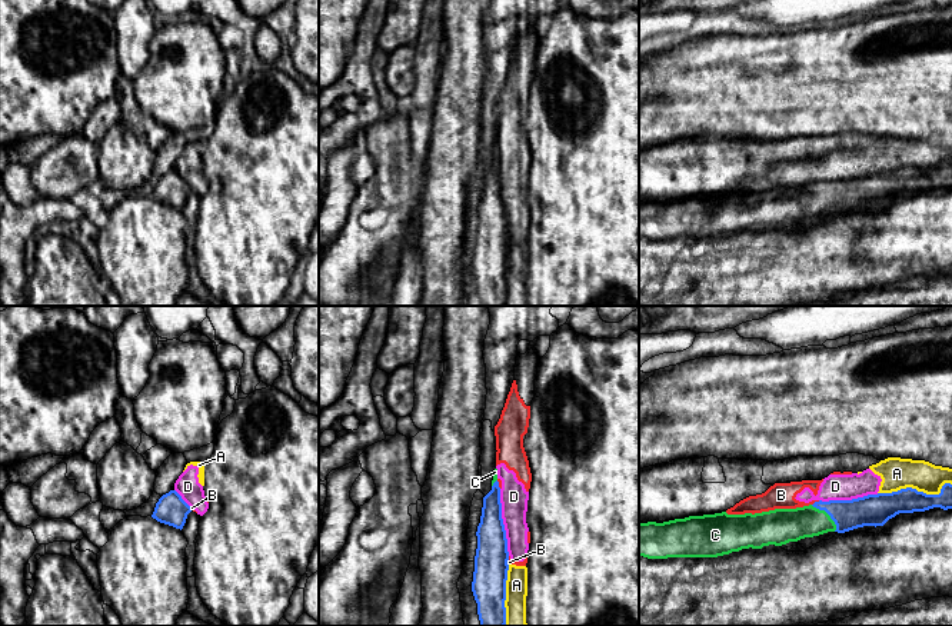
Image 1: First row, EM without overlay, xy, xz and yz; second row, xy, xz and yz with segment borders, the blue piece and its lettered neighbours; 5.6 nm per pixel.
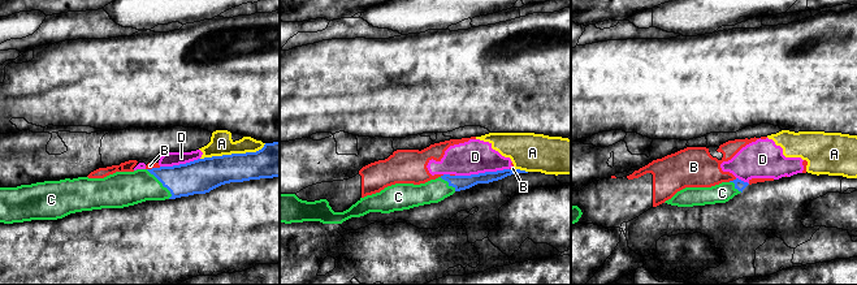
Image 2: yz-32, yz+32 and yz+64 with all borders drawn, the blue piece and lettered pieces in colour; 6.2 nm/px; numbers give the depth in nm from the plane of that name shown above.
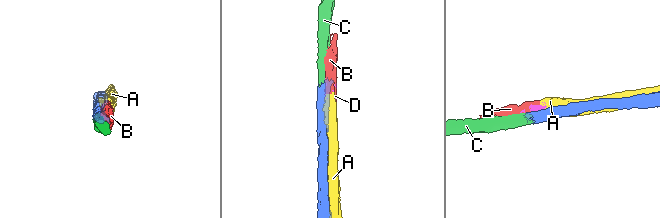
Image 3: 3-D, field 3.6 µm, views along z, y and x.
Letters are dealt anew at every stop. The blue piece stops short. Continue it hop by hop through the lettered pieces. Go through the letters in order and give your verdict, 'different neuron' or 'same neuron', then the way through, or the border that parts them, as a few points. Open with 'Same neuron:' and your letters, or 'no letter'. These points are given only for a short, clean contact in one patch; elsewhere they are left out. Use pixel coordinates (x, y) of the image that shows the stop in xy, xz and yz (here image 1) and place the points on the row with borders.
Same neuron: C
A: different neuron
B: different neuron
C: same neuron; runs through yz (869, 510), (826, 512), (812, 520), (785, 525)
D: different neuron; border along xz (499, 489), (501, 518), (509, 555)

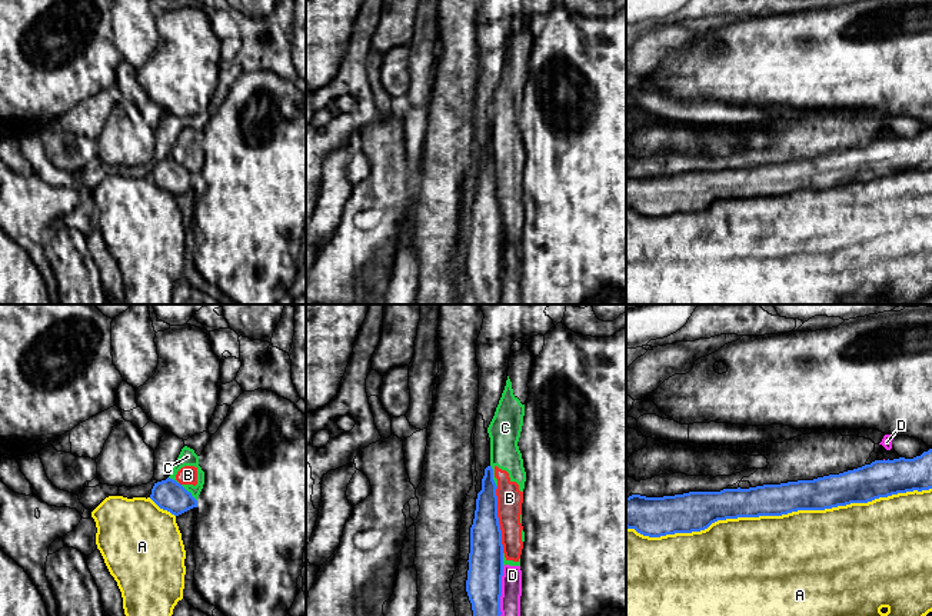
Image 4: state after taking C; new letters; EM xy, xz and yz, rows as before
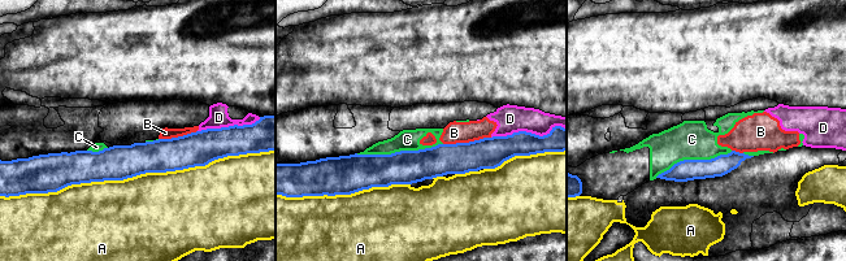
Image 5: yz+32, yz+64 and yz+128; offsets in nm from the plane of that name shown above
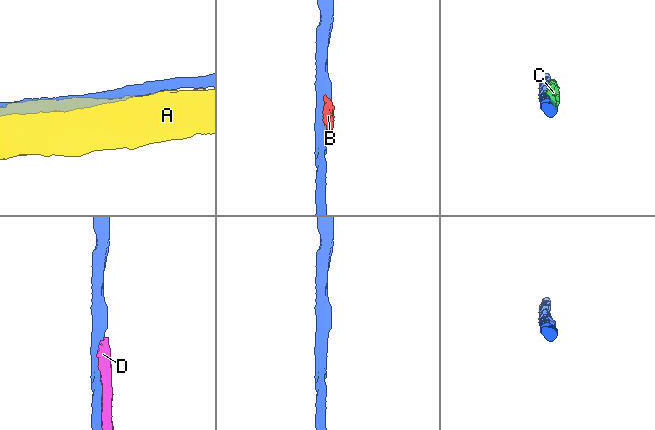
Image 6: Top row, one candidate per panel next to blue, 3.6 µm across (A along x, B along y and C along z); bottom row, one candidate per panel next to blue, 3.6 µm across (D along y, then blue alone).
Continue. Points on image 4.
Same neuron: no letter
A: different neuron
B: different neuron; border along xz (496, 486), (496, 516), (503, 552)
C: different neuron
D: different neuron

